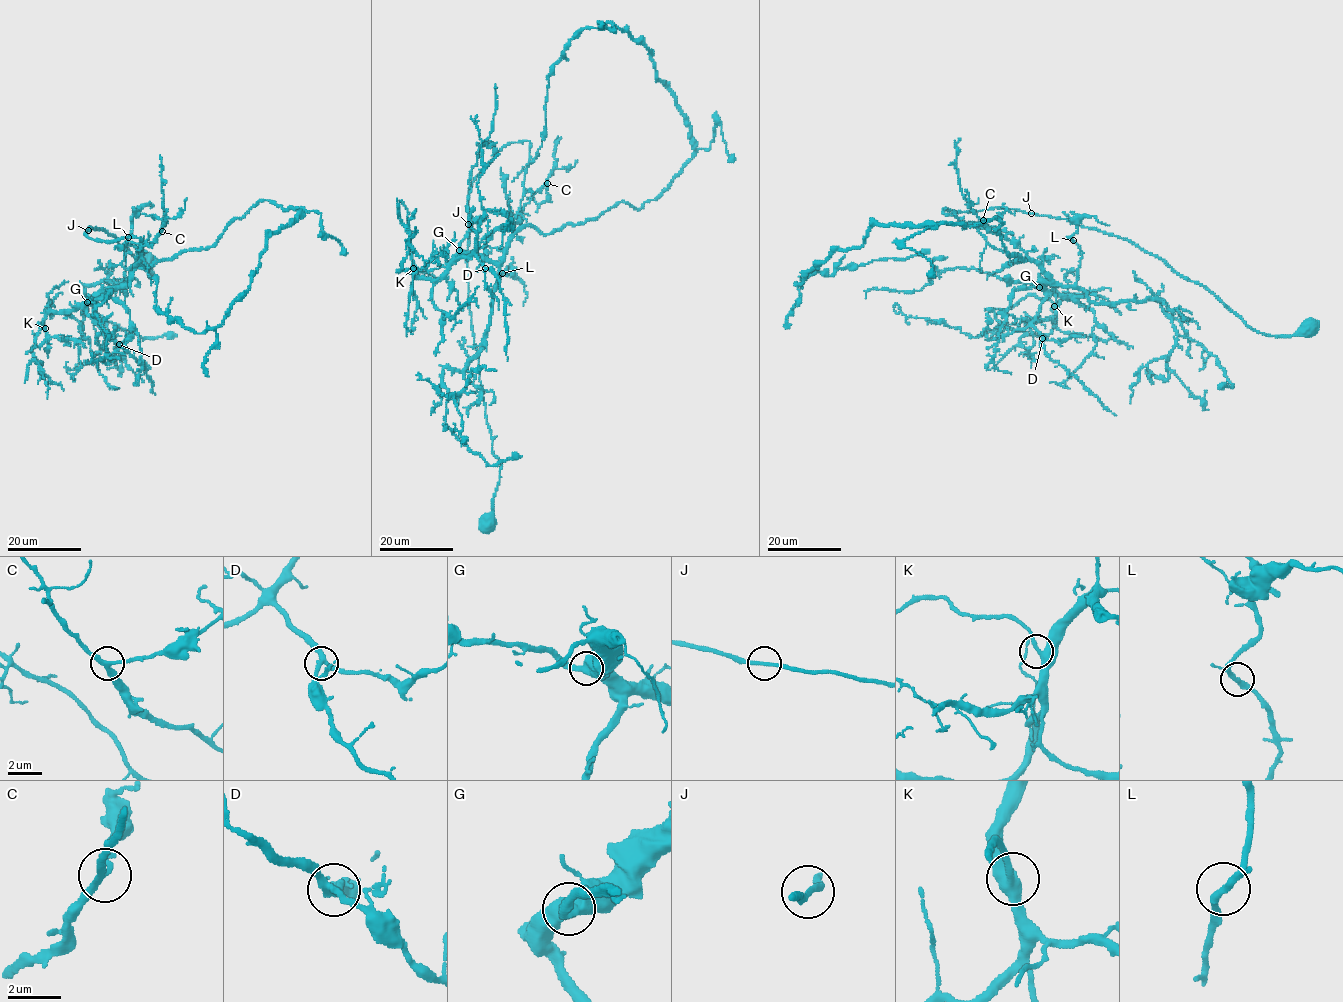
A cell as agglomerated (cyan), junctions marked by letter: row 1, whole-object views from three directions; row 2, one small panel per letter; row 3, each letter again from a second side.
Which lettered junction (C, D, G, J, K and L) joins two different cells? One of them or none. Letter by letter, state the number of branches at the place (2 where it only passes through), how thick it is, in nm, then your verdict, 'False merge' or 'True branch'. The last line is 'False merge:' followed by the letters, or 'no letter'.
C: Branches: 3. Thickness 240 nm. True branch
D: Branches: 3. Thickness 240 nm. True branch
G: Branches: 2. Thickness 500 nm. True branch
J: Branches: 2. Thickness 180 nm. True branch
K: Branches: 2. Thickness 360 nm. True branch
L: Branches: 2. Thickness 280 nm. True branch
False merge: no letter

